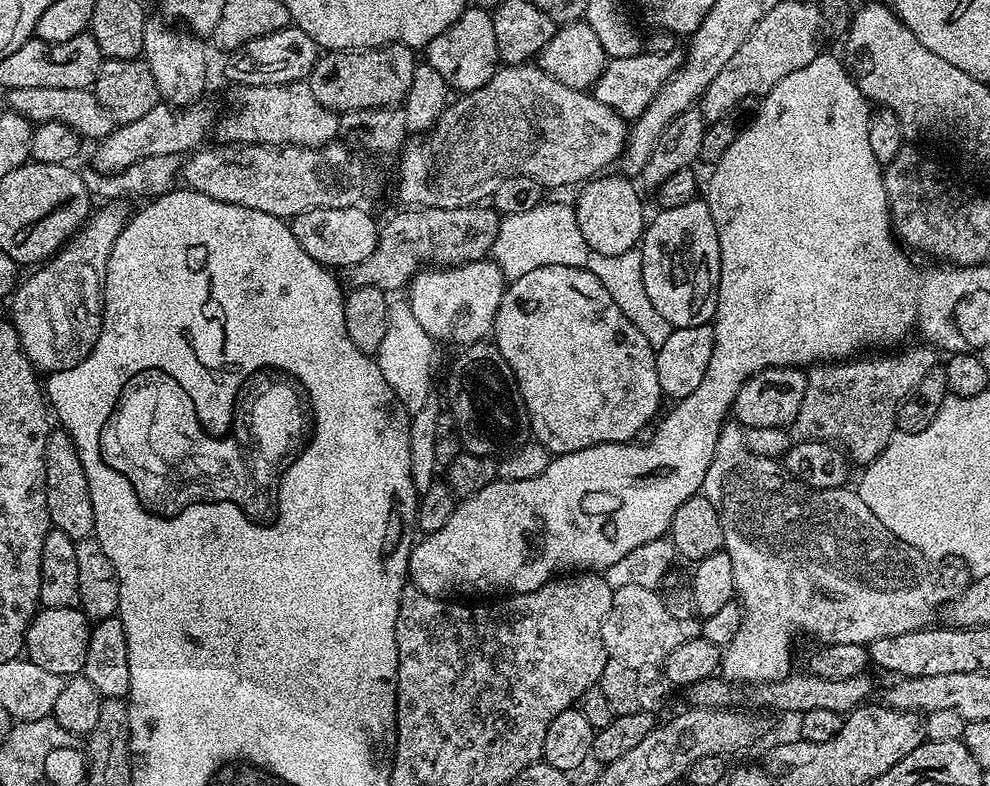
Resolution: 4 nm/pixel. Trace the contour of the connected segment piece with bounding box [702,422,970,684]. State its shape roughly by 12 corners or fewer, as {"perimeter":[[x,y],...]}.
{"perimeter":[[720,427],[702,495],[734,566],[722,672],[793,671],[799,632],[917,632],[970,572],[851,487]]}

